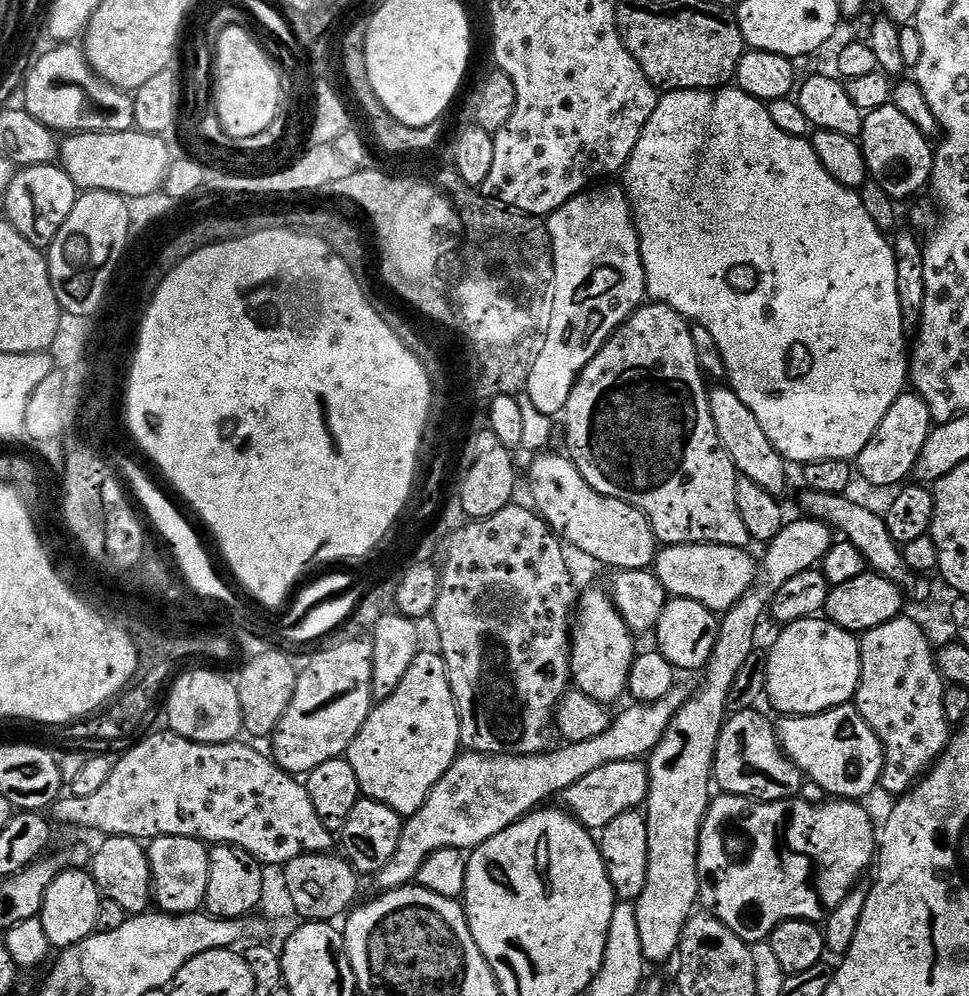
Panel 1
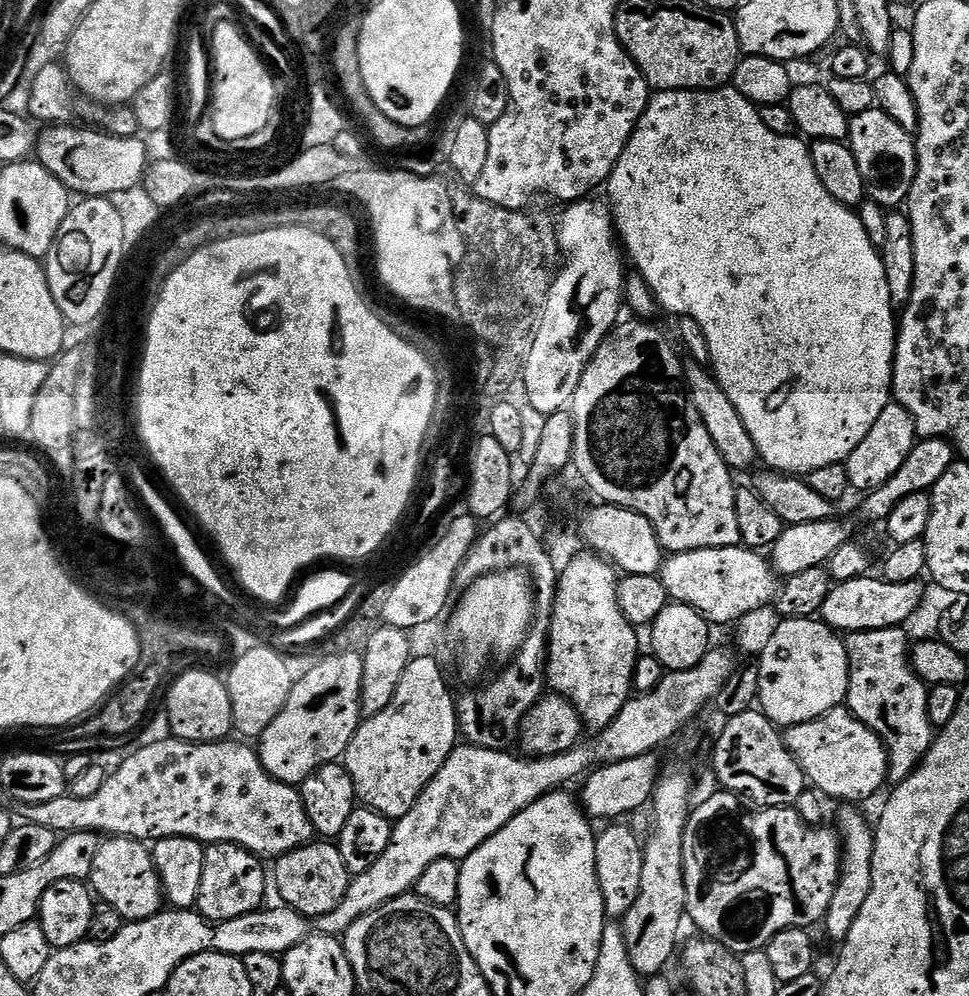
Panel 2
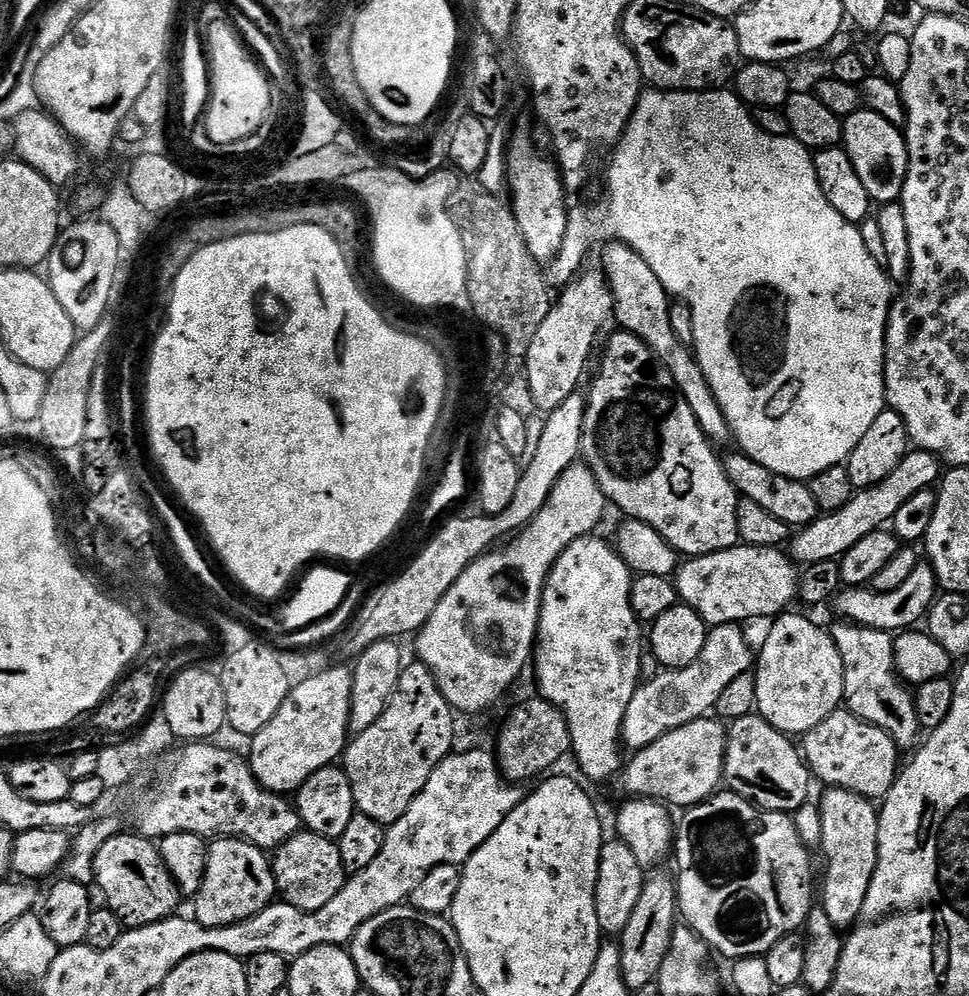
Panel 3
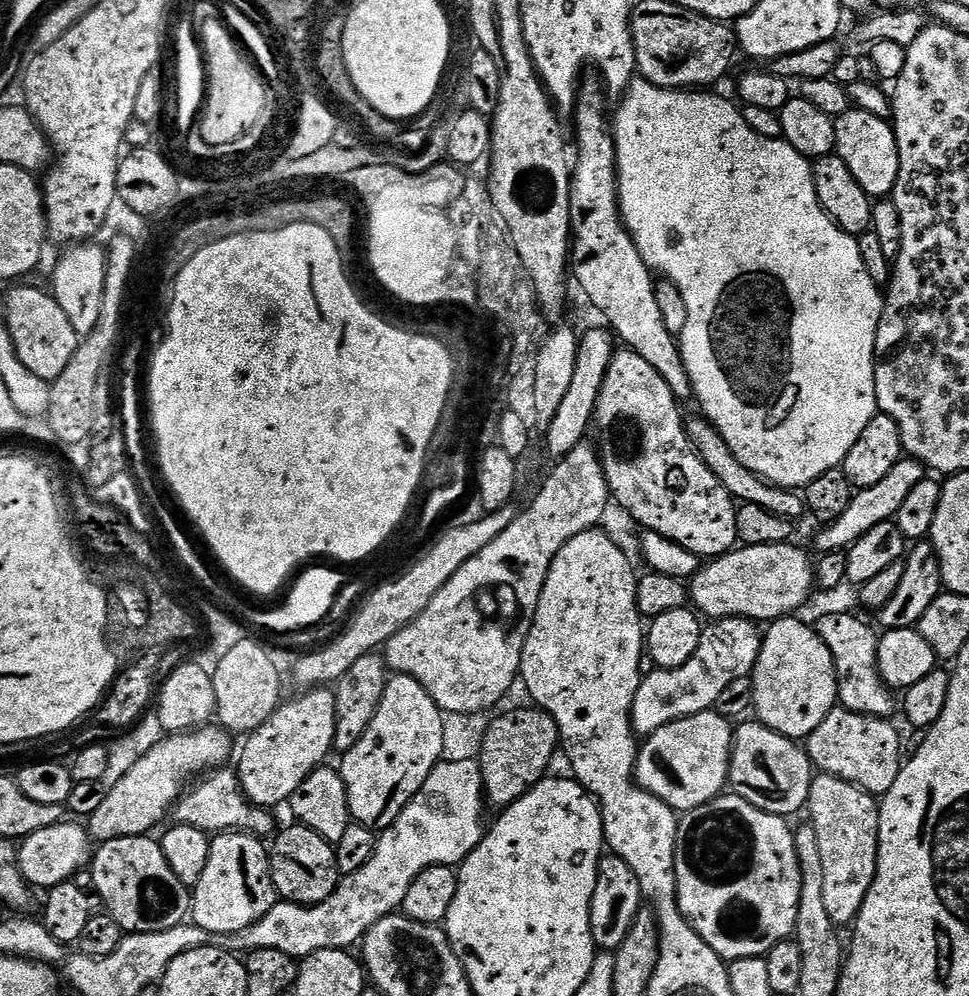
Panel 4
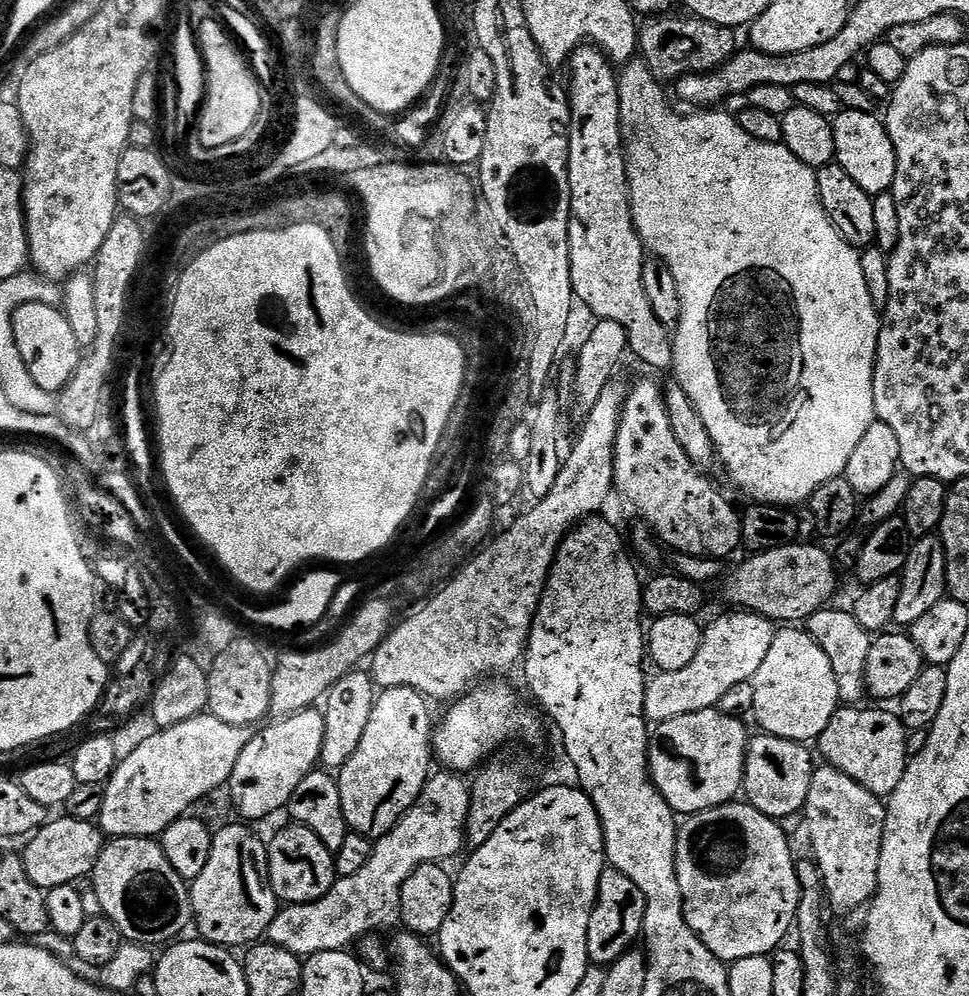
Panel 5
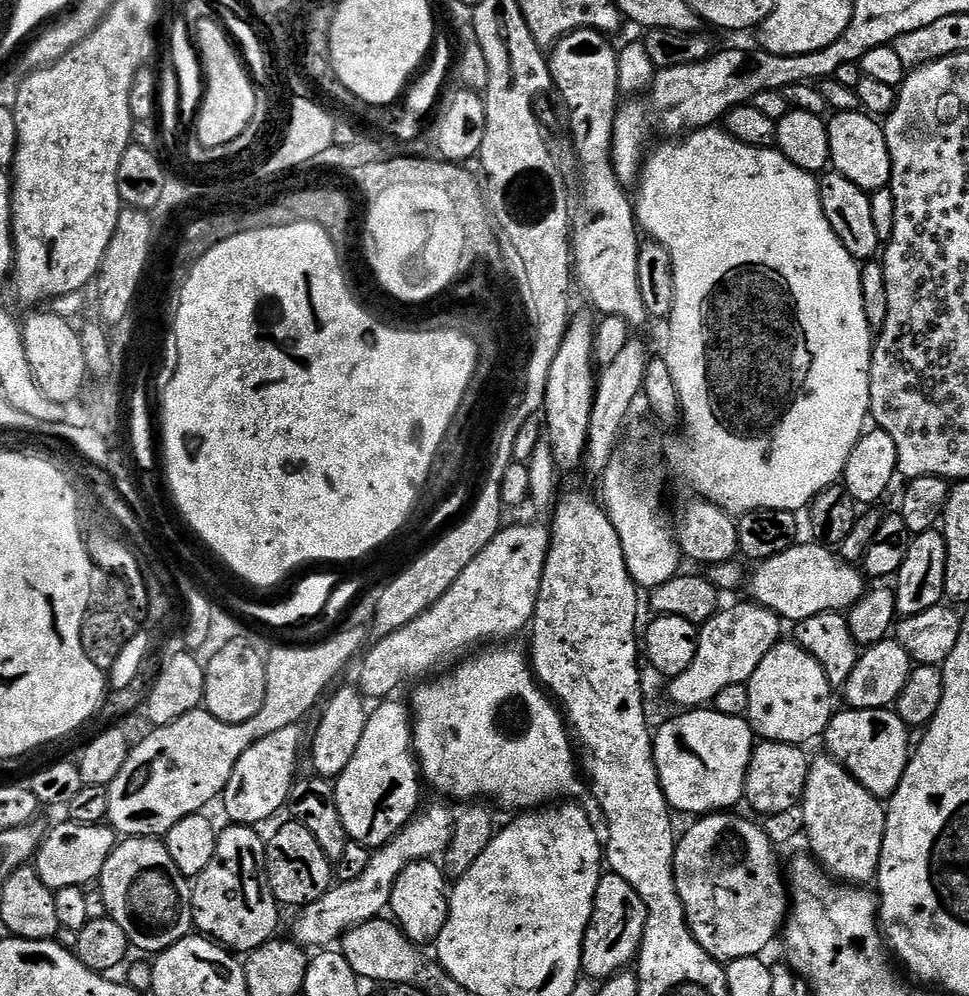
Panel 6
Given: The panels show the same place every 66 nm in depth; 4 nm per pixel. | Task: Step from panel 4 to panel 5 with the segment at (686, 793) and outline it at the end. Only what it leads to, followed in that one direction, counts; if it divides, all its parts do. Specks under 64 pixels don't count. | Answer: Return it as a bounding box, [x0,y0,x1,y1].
[648,707,750,817]

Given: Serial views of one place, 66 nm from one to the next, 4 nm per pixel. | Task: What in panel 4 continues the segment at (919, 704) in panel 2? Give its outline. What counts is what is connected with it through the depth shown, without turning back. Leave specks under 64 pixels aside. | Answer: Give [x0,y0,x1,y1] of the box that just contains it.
[815,612,898,717]

